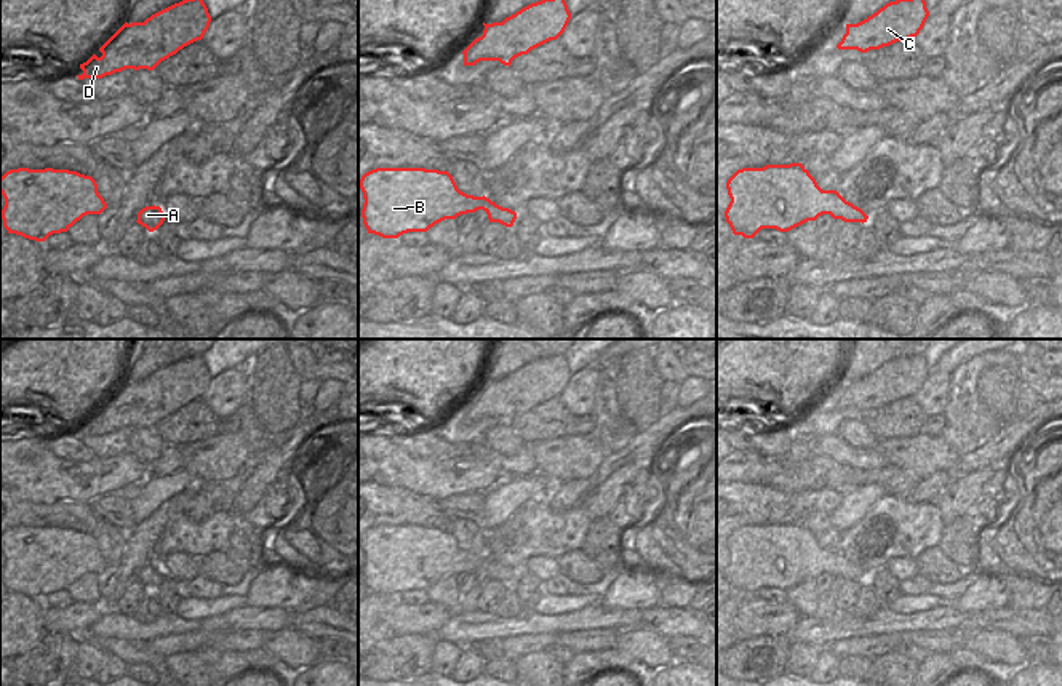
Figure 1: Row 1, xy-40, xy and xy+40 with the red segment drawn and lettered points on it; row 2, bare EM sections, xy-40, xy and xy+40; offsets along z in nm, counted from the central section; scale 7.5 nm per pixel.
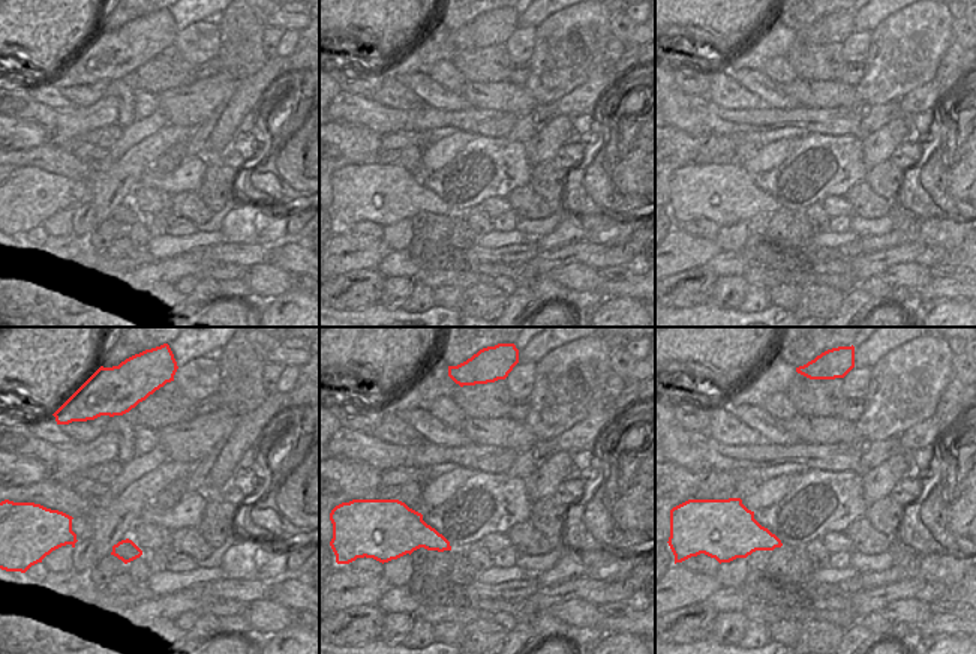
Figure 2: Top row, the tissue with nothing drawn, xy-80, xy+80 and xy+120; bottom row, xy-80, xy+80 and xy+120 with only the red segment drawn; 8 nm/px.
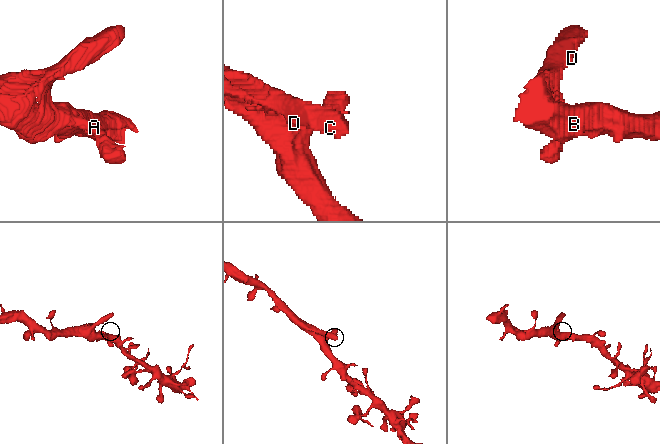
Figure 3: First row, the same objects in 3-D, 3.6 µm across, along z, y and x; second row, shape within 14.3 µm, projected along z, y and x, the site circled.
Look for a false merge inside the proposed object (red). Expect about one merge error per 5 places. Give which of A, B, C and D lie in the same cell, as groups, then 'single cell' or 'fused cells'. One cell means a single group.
groups A B C D; single cell

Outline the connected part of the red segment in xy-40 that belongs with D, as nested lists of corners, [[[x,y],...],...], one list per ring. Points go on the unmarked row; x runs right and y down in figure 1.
[[[202,355],[186,357],[179,361],[174,361],[150,376],[144,381],[125,381],[101,406],[101,416],[93,413],[86,421],[80,422],[83,429],[82,433],[77,433],[78,438],[83,437],[102,437],[125,427],[147,427],[154,429],[162,419],[176,413],[184,405],[202,398],[208,389],[211,374]]]

